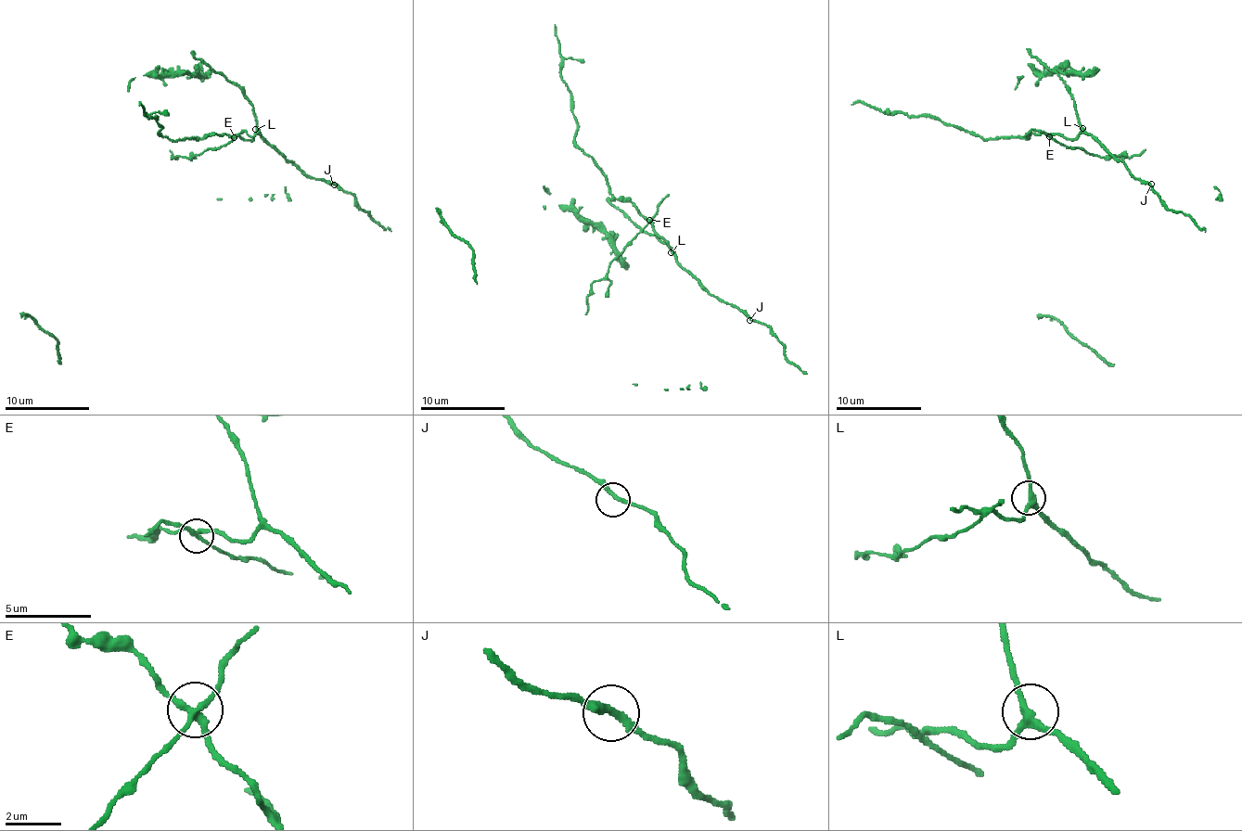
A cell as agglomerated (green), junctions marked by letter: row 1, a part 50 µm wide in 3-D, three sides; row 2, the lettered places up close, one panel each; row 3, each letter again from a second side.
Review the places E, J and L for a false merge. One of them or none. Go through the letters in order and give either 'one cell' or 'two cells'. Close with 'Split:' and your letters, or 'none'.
E: two cells
J: one cell
L: one cell
Split: E

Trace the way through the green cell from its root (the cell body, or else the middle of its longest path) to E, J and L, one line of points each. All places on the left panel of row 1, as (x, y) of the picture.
E: (198, 155), (207, 148), (220, 148), (235, 138)
J: (198, 155), (207, 148), (224, 147), (235, 135), (251, 140), (260, 134), (296, 167), (334, 185)
L: (198, 155), (207, 148), (224, 147), (235, 135), (251, 140), (255, 129)

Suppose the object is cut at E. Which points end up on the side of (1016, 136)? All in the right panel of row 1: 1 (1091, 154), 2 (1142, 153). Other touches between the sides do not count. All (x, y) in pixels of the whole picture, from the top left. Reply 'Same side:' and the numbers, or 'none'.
Same side: none

